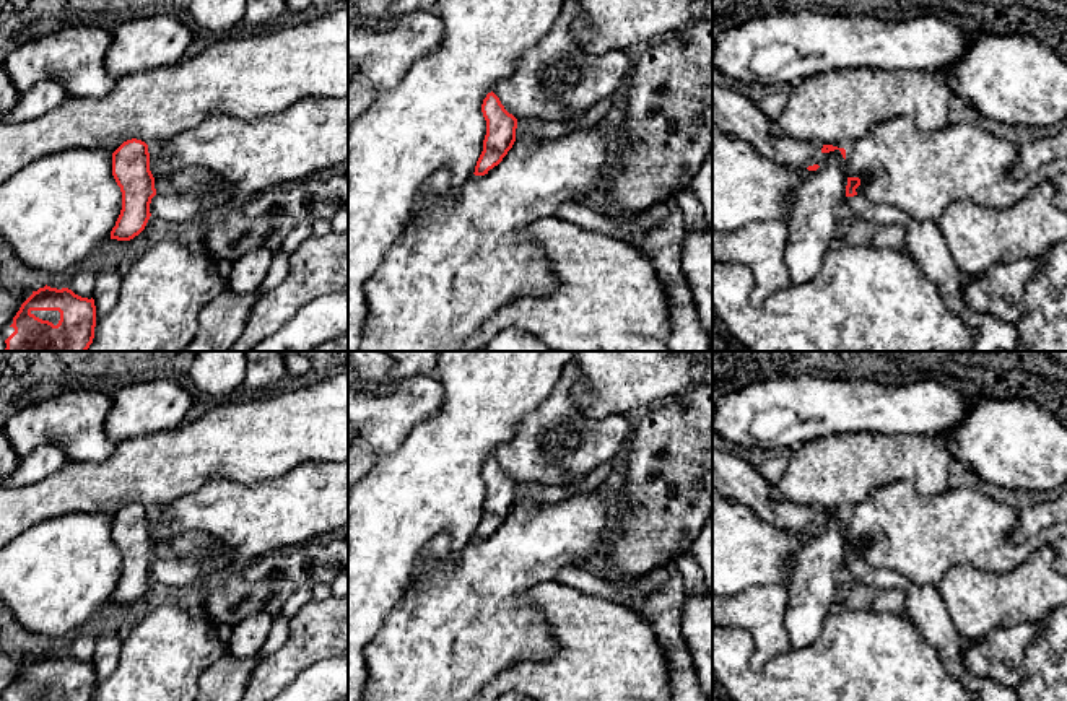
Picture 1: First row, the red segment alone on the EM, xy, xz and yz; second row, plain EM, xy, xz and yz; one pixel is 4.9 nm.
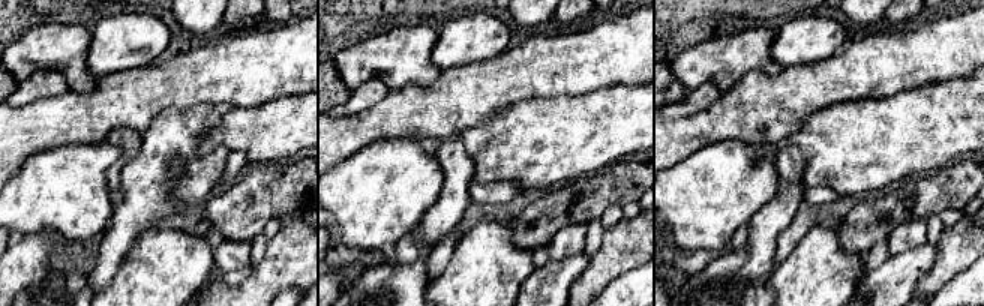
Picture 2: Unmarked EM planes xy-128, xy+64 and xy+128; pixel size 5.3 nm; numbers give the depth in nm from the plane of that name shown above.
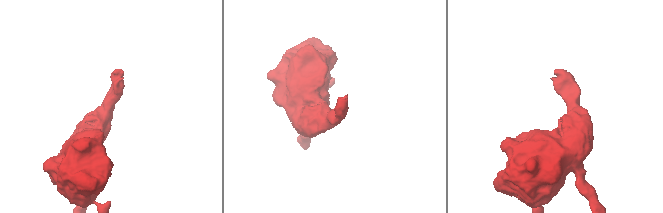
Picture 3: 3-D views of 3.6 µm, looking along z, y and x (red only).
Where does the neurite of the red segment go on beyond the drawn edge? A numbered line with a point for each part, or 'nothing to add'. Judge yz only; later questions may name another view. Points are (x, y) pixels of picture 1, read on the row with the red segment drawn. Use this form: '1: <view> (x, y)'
1: yz (732, 109)

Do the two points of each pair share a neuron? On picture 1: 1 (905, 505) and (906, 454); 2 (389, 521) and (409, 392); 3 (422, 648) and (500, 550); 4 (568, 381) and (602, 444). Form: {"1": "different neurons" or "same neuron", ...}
{"1": "different neurons", "2": "different neurons", "3": "same neuron", "4": "same neuron"}

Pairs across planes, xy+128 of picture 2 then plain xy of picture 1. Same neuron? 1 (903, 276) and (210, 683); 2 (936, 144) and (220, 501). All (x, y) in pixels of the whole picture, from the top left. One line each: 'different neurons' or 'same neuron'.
1: same neuron
2: same neuron

